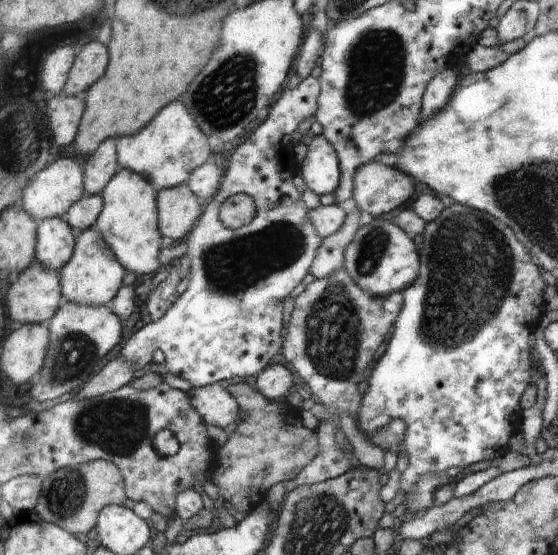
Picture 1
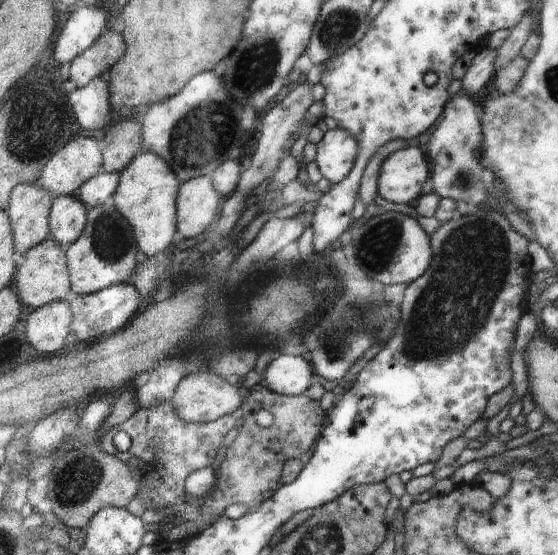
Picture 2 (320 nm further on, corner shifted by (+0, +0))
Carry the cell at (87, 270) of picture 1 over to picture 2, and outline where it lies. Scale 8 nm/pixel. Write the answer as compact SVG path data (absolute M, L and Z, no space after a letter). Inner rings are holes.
M110 201L92 208L86 230L67 247L74 295L91 295L113 284L128 282L140 264L141 250L135 239L135 230Z

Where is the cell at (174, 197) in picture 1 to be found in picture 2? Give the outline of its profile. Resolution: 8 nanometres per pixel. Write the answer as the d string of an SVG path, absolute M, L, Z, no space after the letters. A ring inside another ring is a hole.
M212 176L183 181L179 194L180 234L196 238L214 220L218 212L218 194Z

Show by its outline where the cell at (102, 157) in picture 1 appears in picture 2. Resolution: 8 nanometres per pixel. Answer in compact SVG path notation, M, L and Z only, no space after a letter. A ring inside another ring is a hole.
M135 119L124 120L124 122L117 122L100 134L102 142L105 144L102 148L102 166L108 172L119 172L122 174L123 170L130 164L130 161L143 150L143 134L141 121Z

